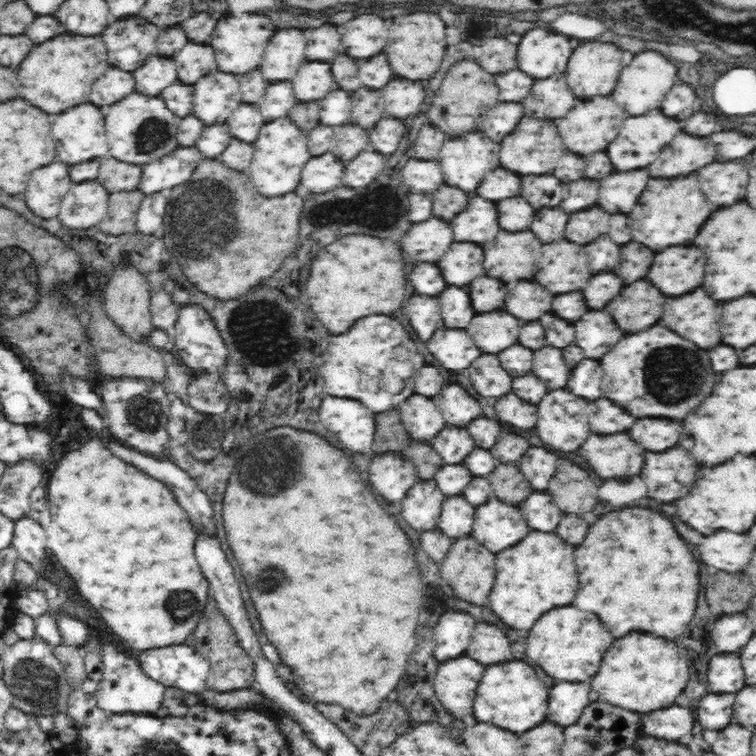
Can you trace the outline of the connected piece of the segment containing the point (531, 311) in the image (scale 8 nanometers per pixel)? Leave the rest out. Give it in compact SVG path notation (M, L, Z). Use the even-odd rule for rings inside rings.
M522 280L516 286L506 284L506 290L508 294L506 294L504 310L520 320L538 320L552 310L550 302L554 294L540 284Z

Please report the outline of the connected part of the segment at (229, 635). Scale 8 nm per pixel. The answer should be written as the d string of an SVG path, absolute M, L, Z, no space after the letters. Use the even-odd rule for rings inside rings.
M208 598L200 620L187 636L185 643L192 645L196 651L208 659L210 672L207 688L215 691L233 691L237 688L248 689L255 680L255 660L248 655L243 645L240 644L235 628L232 627L224 613L220 612L220 608L218 608L214 598Z

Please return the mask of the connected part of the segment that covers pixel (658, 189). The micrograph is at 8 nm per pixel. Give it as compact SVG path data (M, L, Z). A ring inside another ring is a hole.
M696 172L680 178L650 178L648 188L640 196L640 202L648 216L644 222L638 222L638 236L634 236L638 242L646 244L648 248L660 250L664 246L678 246L678 244L688 244L696 238L700 226L708 220L710 208L712 212L718 208L716 204L710 204L700 188L700 180Z

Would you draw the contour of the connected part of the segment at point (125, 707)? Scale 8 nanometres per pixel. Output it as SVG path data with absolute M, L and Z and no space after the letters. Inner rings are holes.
M104 648L104 675L97 688L96 696L100 708L112 713L121 712L156 712L163 705L165 686L144 675L136 656L120 652L120 648Z

